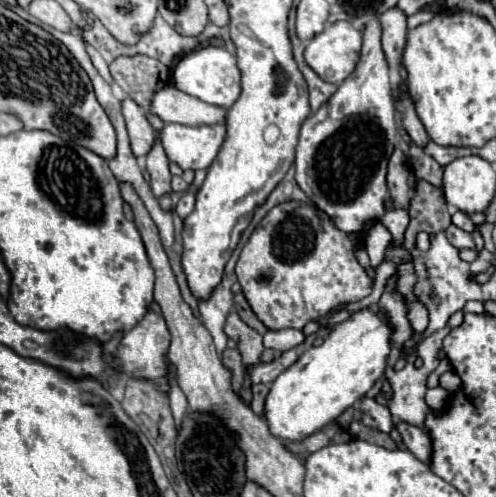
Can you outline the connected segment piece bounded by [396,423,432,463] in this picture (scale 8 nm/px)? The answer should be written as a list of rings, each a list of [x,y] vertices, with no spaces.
[[[398,423],[396,425],[398,433],[402,435],[404,445],[410,449],[410,453],[420,459],[420,461],[430,461],[430,453],[432,453],[432,441],[428,437],[428,433],[420,427],[410,427],[410,423]]]

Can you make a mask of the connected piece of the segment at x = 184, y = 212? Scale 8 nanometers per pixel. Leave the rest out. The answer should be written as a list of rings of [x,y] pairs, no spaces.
[[[186,191],[186,193],[180,197],[180,201],[178,201],[178,205],[176,205],[176,211],[178,211],[178,215],[180,215],[182,219],[188,217],[188,215],[194,211],[194,201],[196,201],[194,191]]]

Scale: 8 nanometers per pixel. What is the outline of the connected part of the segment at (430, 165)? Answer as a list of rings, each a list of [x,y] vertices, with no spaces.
[[[410,145],[410,163],[412,163],[412,173],[416,179],[424,179],[428,183],[432,183],[434,187],[442,185],[442,165],[438,165],[430,155],[426,155],[422,151],[422,147],[418,145]]]

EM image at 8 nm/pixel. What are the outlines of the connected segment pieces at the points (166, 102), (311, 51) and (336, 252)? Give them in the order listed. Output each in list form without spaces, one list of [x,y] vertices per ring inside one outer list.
[[[166,85],[162,91],[154,93],[150,101],[150,111],[158,115],[164,123],[182,123],[182,125],[214,125],[226,121],[226,109],[202,103],[174,85]]]
[[[336,21],[310,39],[304,49],[304,61],[320,79],[340,85],[354,71],[360,47],[362,33],[348,21]]]
[[[286,201],[274,207],[254,229],[248,243],[240,251],[238,263],[236,263],[236,277],[242,287],[242,293],[246,301],[250,303],[256,317],[268,327],[268,329],[302,329],[308,321],[316,321],[320,317],[330,315],[338,307],[360,301],[362,297],[372,293],[372,279],[364,271],[364,267],[356,261],[354,249],[358,247],[358,237],[362,233],[344,233],[334,227],[332,219],[314,209],[308,203],[298,201]]]

